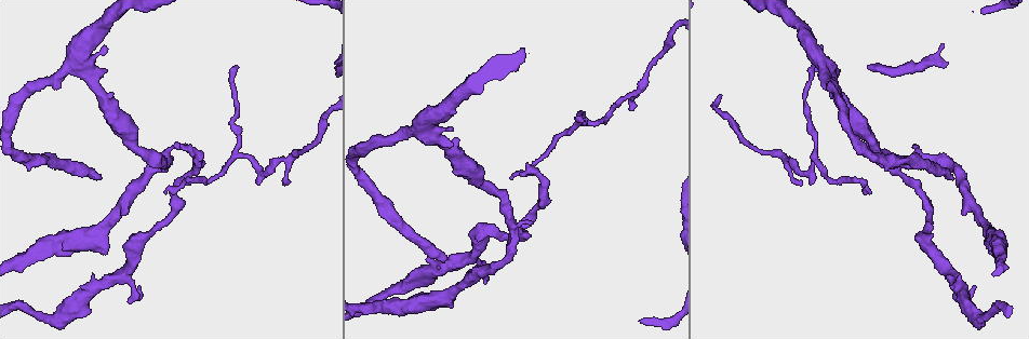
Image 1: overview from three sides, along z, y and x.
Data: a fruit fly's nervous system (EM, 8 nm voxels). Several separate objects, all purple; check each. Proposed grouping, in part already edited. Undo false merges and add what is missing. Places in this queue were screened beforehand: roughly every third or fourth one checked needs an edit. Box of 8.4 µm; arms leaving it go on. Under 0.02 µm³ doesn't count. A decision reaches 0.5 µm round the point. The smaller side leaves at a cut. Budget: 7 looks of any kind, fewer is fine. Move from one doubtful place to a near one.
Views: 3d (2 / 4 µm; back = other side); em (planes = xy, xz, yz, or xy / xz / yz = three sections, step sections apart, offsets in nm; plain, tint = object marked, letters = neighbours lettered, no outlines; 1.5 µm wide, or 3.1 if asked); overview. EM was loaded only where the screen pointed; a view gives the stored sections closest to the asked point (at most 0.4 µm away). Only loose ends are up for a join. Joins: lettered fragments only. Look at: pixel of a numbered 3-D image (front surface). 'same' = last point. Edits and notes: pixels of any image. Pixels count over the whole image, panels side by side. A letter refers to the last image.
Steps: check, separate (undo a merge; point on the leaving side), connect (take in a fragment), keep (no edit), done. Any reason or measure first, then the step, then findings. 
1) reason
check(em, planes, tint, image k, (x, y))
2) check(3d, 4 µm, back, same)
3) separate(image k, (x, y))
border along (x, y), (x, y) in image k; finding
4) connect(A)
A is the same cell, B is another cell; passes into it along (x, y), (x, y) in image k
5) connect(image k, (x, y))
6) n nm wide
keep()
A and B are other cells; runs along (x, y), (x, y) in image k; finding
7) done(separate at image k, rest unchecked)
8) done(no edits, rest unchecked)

sudden change in width
check(3d, 2 µm, image 1, (447, 296))

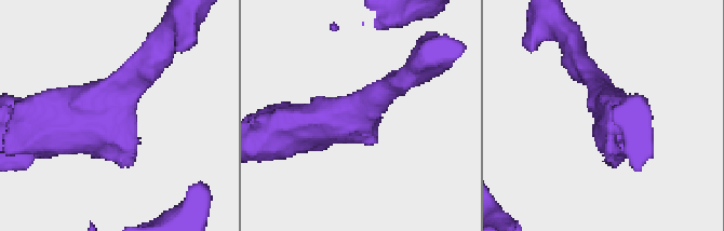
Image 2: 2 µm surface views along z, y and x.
now the EM
check(em, planes, letters, image 2, (355, 114))

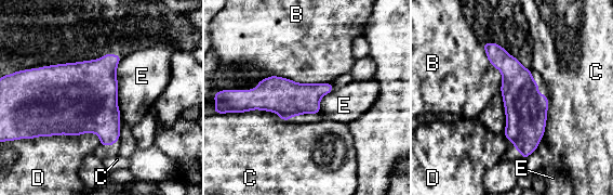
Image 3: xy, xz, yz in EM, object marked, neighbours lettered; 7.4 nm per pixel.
keep()
B, C, D and E are other cells; runs along (487, 46), (516, 78), (524, 154) in image 3; one neuron here

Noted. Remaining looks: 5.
free end
check(em, planes, letters, image 1, (174, 143))

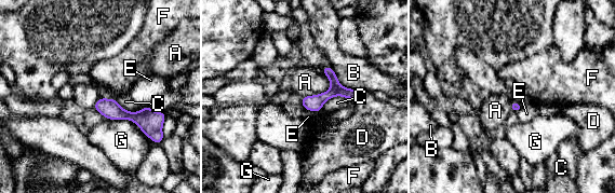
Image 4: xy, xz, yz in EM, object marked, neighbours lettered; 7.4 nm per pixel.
keep()
A, B, C, D, E, F and G are other cells; runs along (97, 106), (134, 116), (160, 114) in image 4; no lettered fragment goes on from it

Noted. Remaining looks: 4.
thin end
check(3d, 4 µm, image 1, (813, 65))

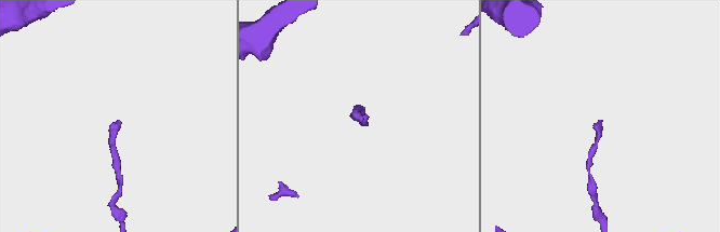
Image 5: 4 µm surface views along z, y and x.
shape alone is not enough
check(em, planes, letters, image 5, (119, 121))

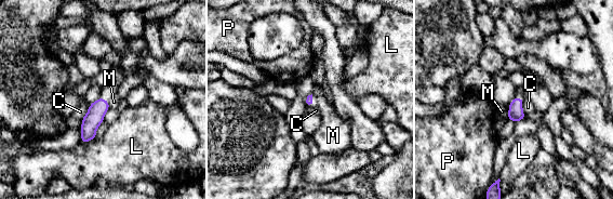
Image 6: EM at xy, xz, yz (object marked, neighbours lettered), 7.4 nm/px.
keep()
C, L, M and P are other cells; border along (523, 100), (522, 111), (524, 116) in image 6; no lettered fragment goes on from it

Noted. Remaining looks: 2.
done(no edits, rest unchecked)

